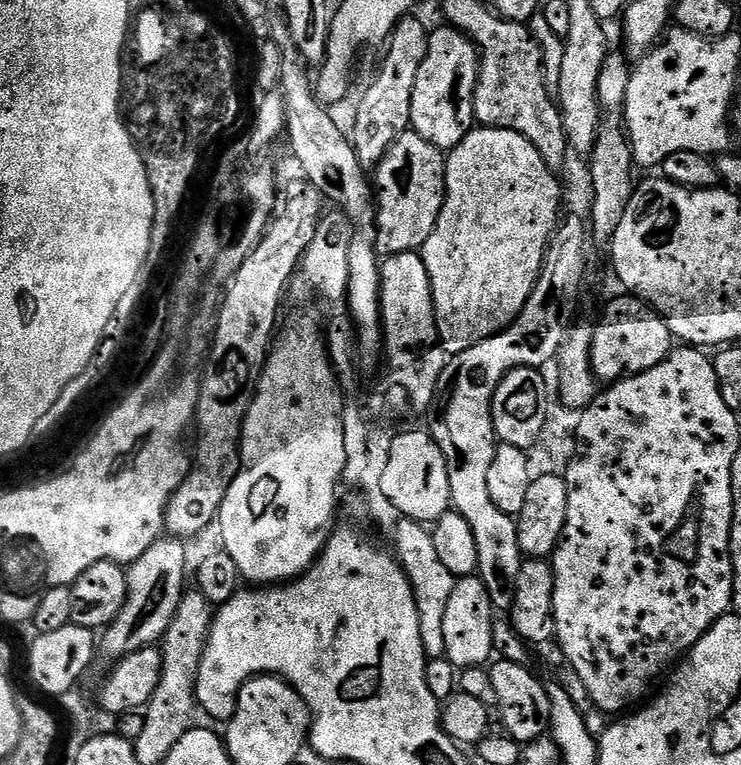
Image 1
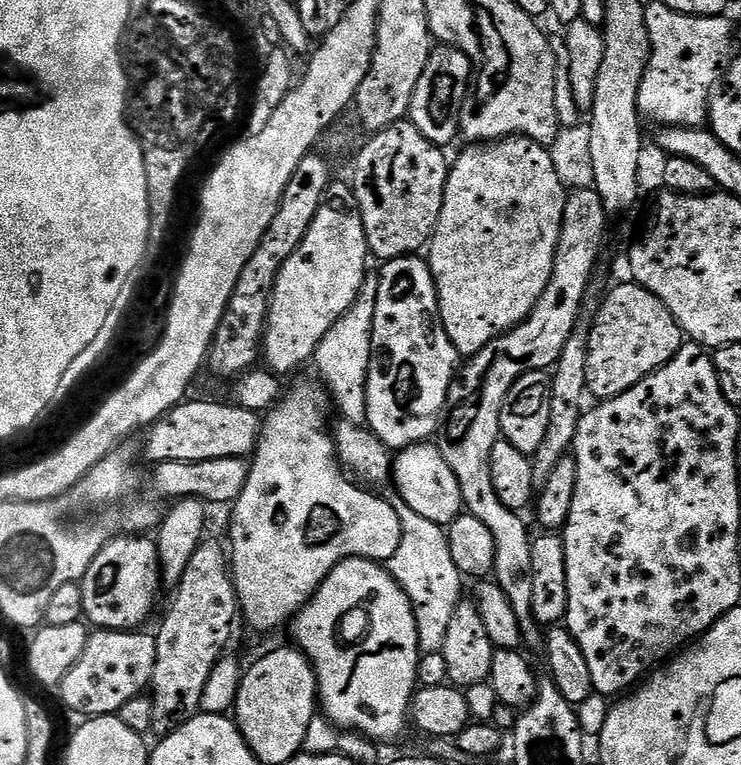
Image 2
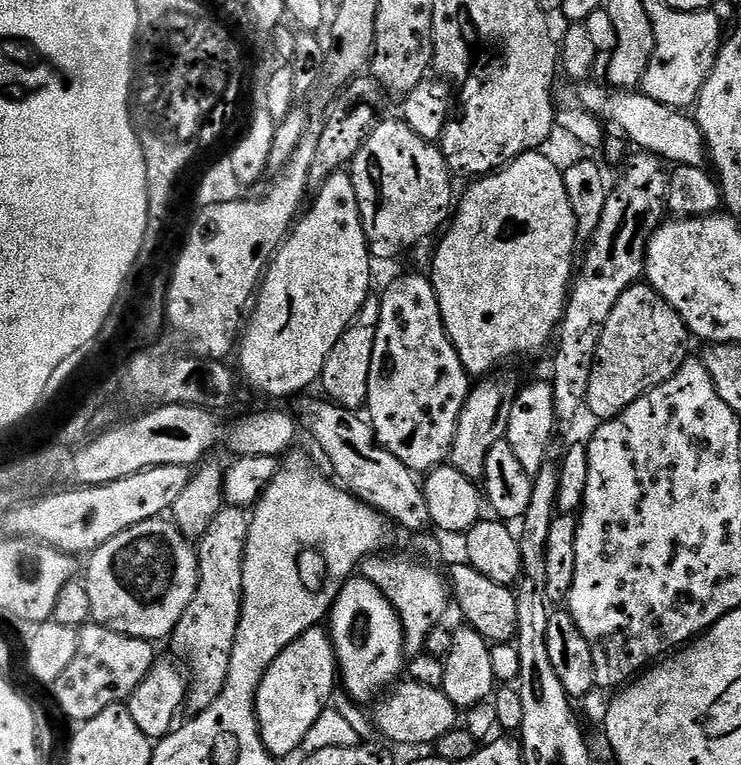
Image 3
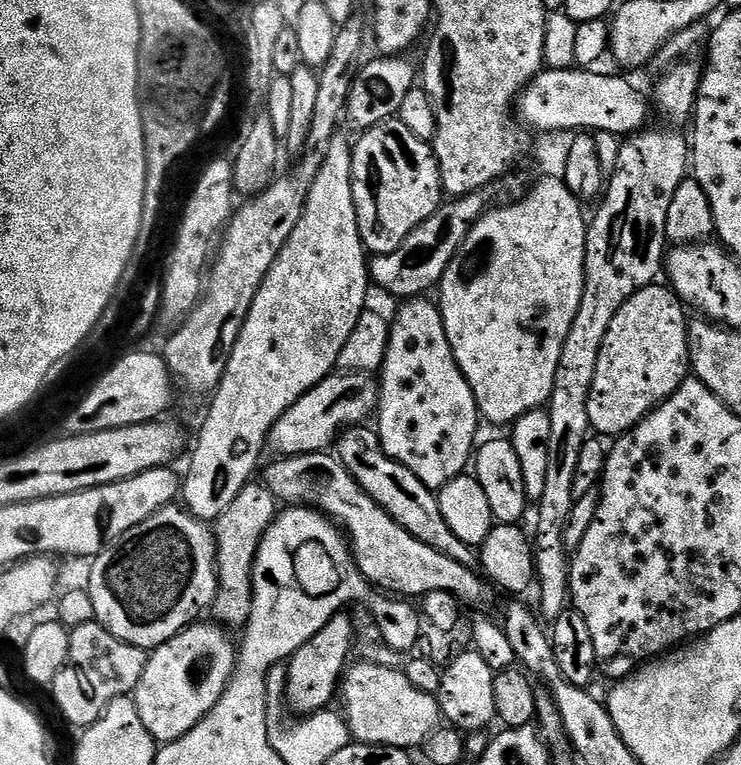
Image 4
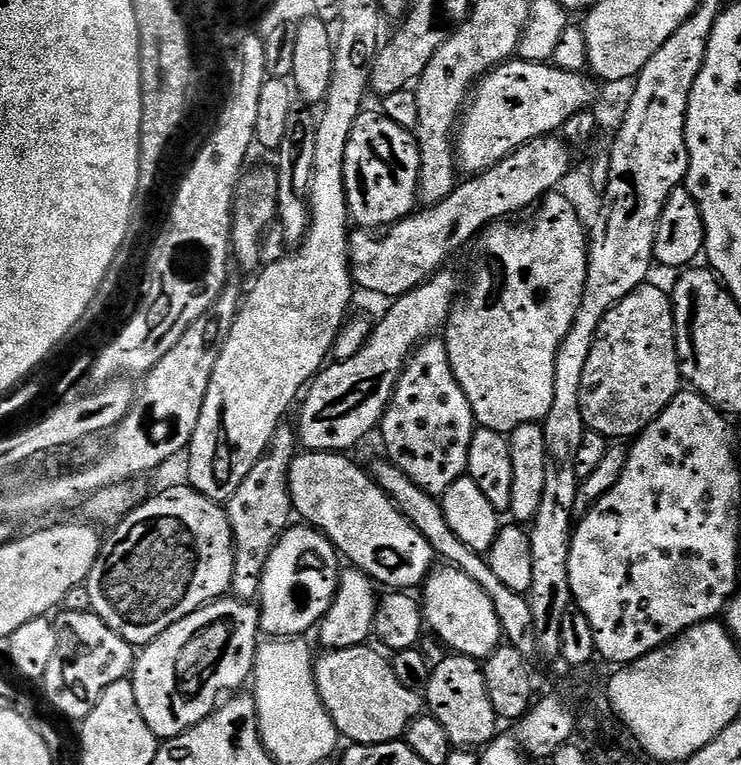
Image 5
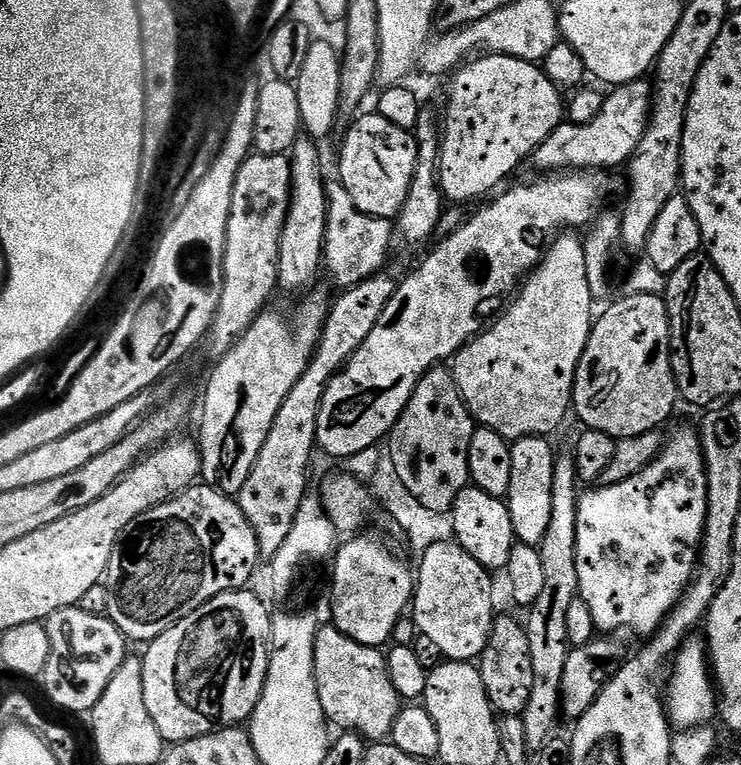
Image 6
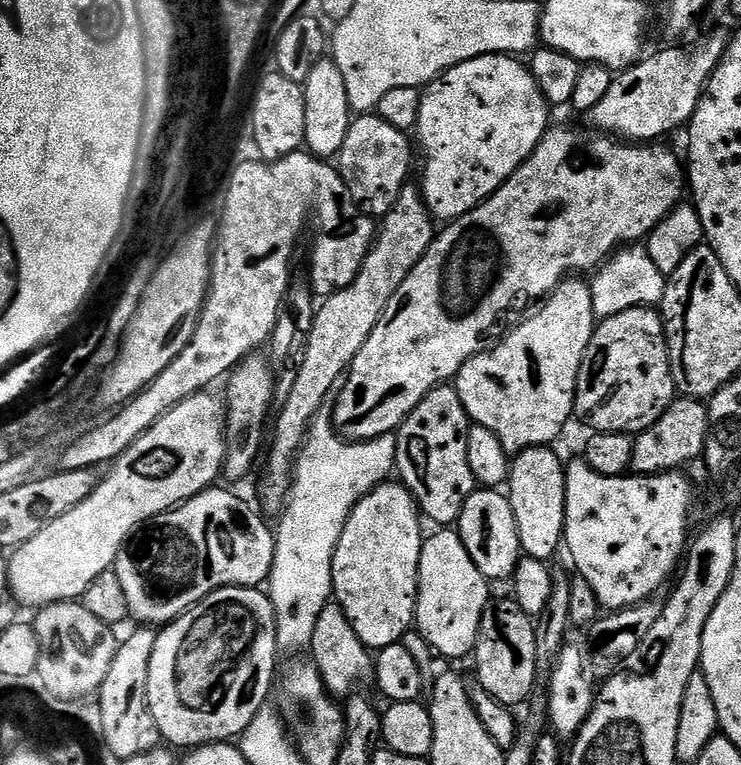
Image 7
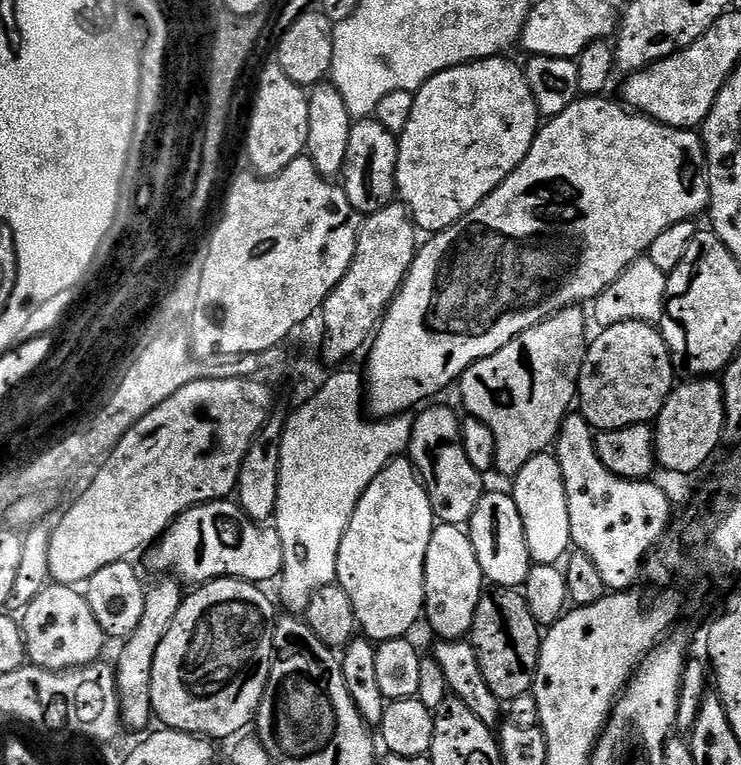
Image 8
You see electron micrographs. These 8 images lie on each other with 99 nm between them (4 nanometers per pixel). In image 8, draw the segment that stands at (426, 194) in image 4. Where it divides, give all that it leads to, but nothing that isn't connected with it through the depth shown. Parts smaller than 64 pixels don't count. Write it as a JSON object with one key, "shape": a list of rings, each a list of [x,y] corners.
{"shape":[[[360,118],[350,130],[350,146],[346,146],[346,162],[342,173],[342,187],[348,205],[361,214],[377,212],[393,203],[396,190],[396,159],[398,158],[397,133],[386,130],[374,118]]]}

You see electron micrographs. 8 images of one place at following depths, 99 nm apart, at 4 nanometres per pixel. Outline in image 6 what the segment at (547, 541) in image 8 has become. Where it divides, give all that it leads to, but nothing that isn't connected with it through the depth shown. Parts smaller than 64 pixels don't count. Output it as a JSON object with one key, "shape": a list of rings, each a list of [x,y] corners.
{"shape":[[[527,436],[512,444],[510,490],[506,503],[510,510],[513,537],[522,544],[539,546],[546,534],[546,526],[550,526],[554,470],[558,459],[557,453],[552,453],[550,441],[542,436]]]}

